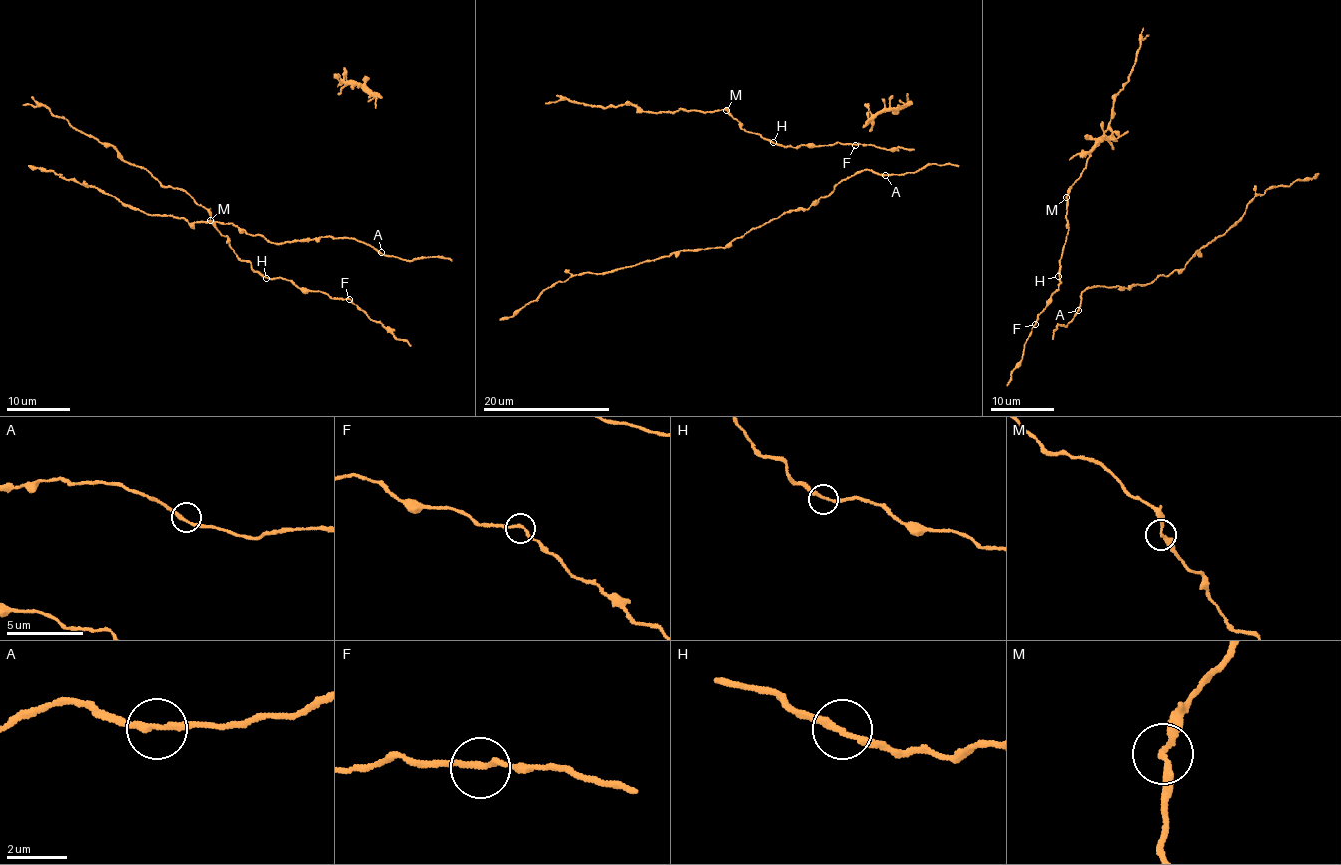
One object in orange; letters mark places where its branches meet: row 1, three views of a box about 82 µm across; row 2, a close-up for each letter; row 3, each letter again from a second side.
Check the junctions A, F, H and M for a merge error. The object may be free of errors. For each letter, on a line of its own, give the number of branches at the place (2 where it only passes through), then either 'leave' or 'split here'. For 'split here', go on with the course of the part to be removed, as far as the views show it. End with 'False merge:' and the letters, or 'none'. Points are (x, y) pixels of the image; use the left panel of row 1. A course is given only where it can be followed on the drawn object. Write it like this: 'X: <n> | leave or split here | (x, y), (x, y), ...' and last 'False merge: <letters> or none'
A: 2 | leave
F: 2 | leave
H: 2 | leave
M: 2 | leave
False merge: none

